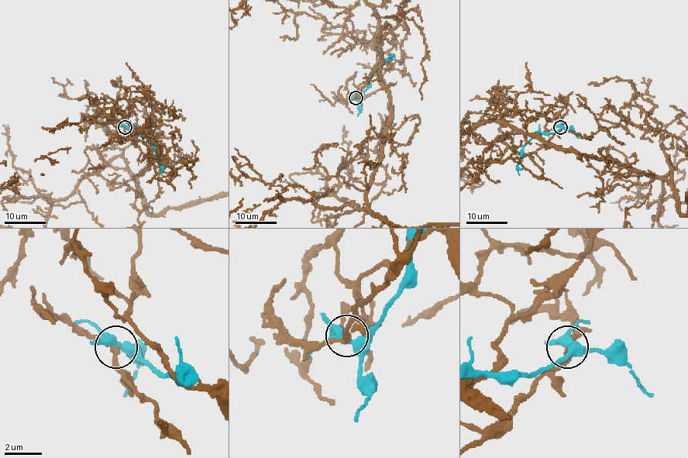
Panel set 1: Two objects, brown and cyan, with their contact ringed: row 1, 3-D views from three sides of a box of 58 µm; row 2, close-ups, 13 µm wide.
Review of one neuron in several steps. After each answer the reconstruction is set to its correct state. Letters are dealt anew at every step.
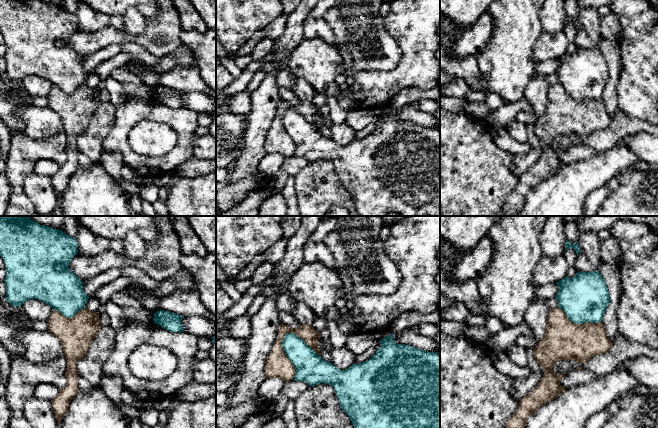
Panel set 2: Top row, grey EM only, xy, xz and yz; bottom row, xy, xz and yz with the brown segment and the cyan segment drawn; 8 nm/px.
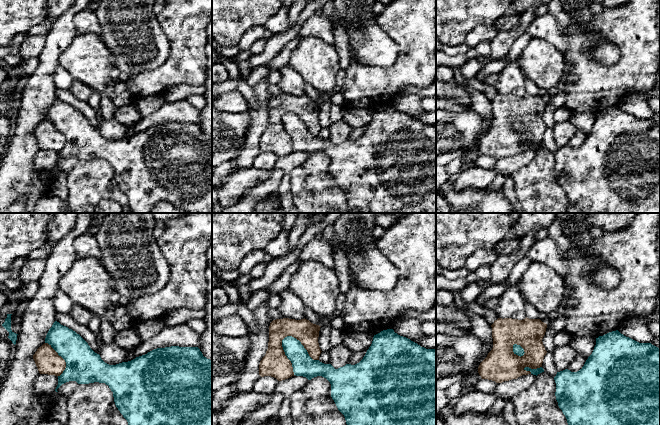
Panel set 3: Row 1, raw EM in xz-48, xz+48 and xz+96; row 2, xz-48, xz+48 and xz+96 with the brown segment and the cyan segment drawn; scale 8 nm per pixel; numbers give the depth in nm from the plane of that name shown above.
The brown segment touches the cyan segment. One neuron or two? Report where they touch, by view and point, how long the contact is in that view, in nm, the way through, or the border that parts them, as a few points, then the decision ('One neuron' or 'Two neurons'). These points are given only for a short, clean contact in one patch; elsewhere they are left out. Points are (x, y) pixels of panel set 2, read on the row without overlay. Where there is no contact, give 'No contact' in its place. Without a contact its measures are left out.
Touches brown at xz (286, 132). Shared border 380 nm. Two neurons

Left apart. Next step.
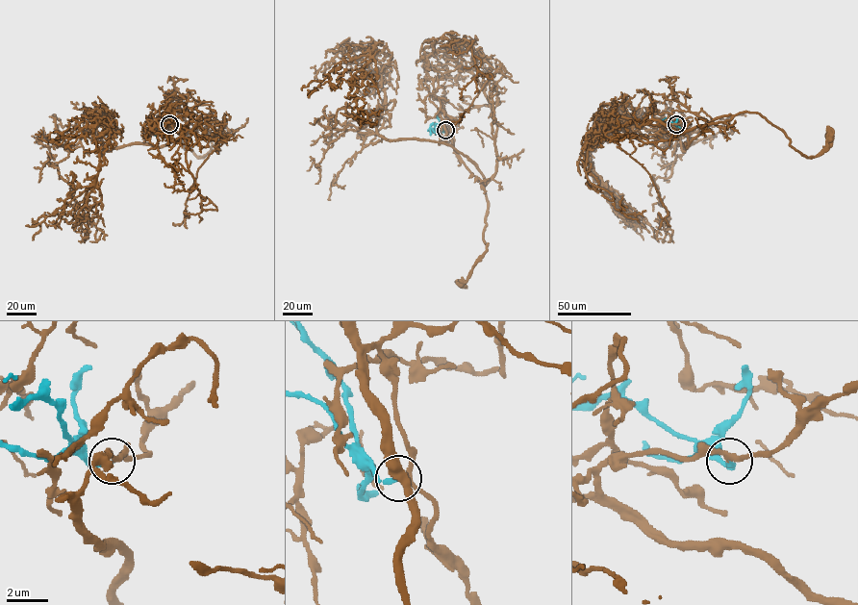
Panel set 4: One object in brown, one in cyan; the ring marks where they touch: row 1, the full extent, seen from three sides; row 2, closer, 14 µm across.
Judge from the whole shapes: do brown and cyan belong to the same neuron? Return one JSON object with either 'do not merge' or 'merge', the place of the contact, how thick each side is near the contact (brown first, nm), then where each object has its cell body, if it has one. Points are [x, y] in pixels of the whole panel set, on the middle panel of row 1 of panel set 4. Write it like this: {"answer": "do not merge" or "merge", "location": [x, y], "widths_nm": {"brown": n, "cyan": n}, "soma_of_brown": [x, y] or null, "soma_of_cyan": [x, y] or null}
{"answer": "merge", "location": [445, 130], "widths_nm": {"brown": 190, "cyan": 200}, "soma_of_brown": [462, 284], "soma_of_cyan": null}

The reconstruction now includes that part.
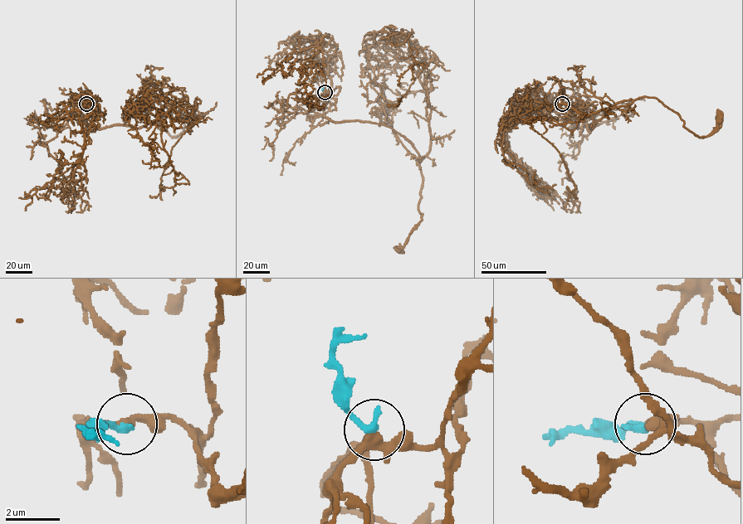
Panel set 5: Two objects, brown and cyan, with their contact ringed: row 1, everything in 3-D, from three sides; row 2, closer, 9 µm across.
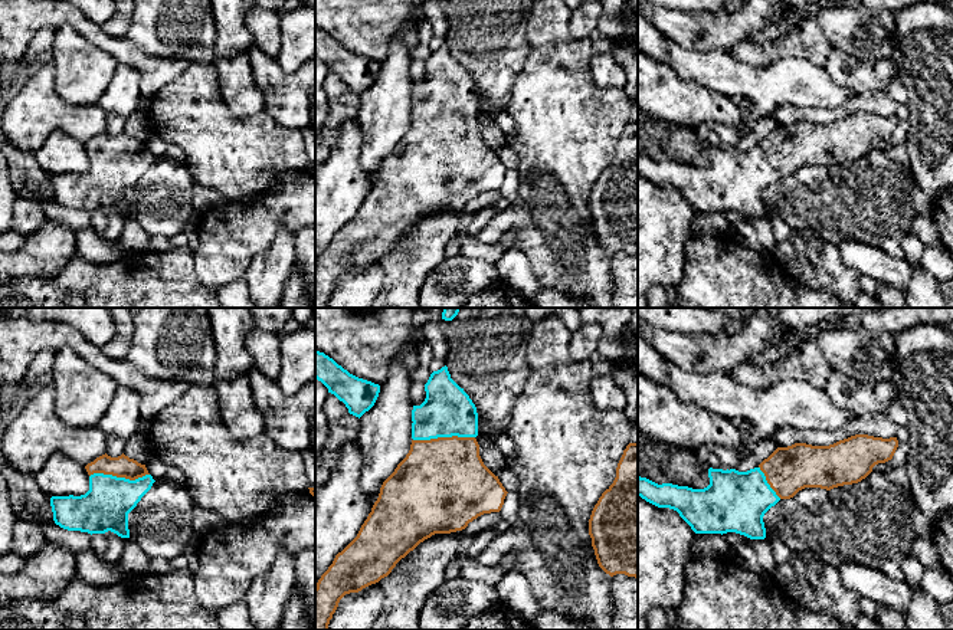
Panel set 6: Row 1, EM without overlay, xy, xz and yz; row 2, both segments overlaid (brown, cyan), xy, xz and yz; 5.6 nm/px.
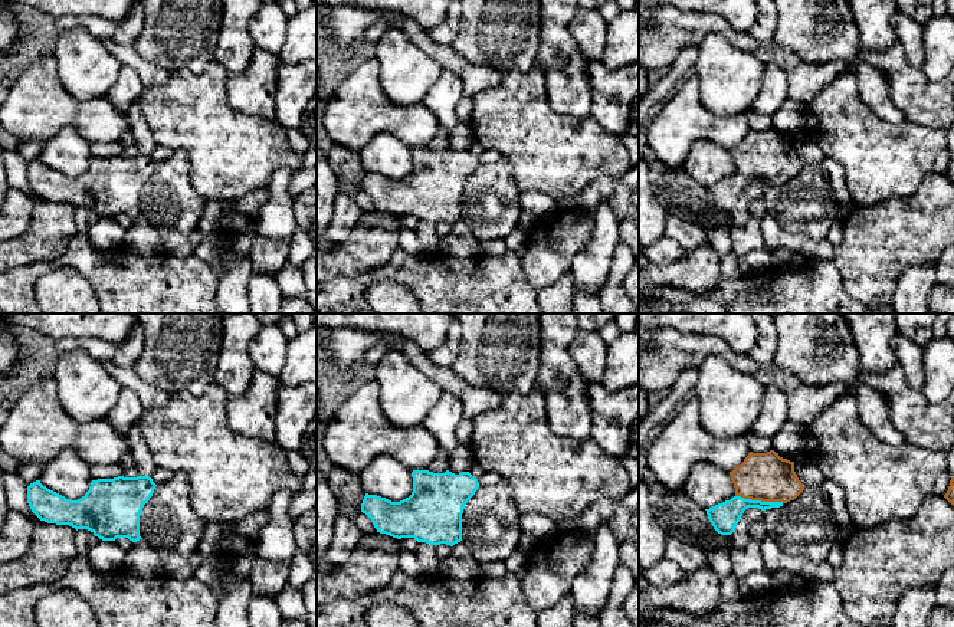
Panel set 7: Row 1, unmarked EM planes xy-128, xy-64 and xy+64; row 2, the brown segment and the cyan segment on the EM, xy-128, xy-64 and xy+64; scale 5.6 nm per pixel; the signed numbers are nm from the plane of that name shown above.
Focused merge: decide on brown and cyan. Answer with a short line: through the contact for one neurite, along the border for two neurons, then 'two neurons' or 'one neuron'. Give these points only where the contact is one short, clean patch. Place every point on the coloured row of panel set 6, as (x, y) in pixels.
one neuron

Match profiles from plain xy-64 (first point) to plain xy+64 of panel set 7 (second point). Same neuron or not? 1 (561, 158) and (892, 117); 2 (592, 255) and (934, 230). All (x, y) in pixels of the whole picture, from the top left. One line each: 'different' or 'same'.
1: different
2: different

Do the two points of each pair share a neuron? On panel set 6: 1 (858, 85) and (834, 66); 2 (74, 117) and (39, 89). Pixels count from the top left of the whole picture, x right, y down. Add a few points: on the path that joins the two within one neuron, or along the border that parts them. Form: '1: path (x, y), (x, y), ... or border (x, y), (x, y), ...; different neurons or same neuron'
1: path (852, 79), (839, 71); same neuron
2: path (65, 115), (48, 98); same neuron

